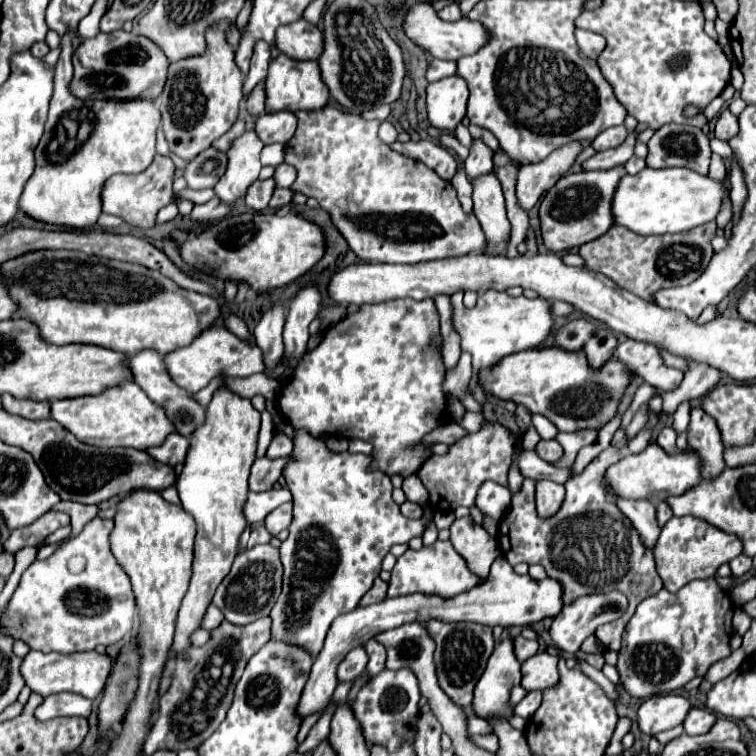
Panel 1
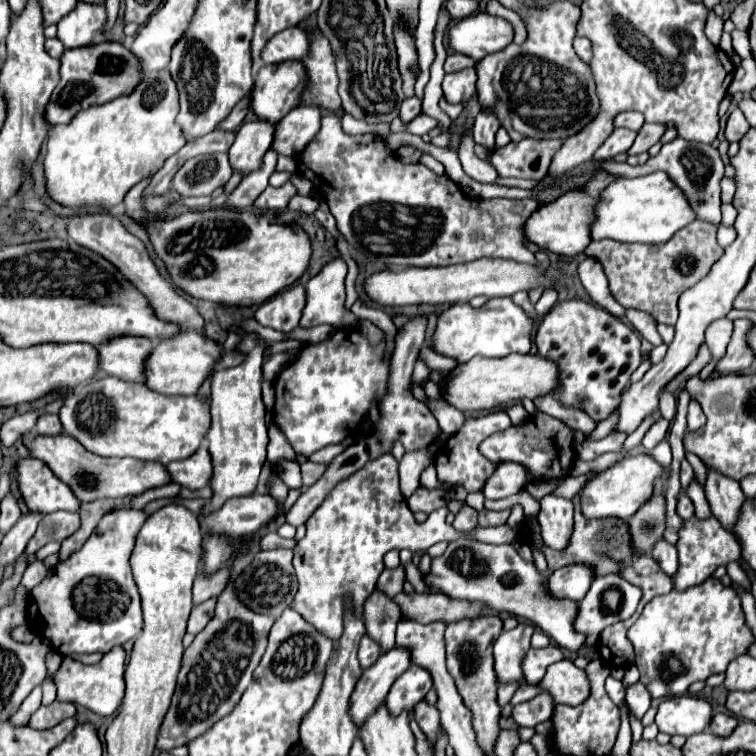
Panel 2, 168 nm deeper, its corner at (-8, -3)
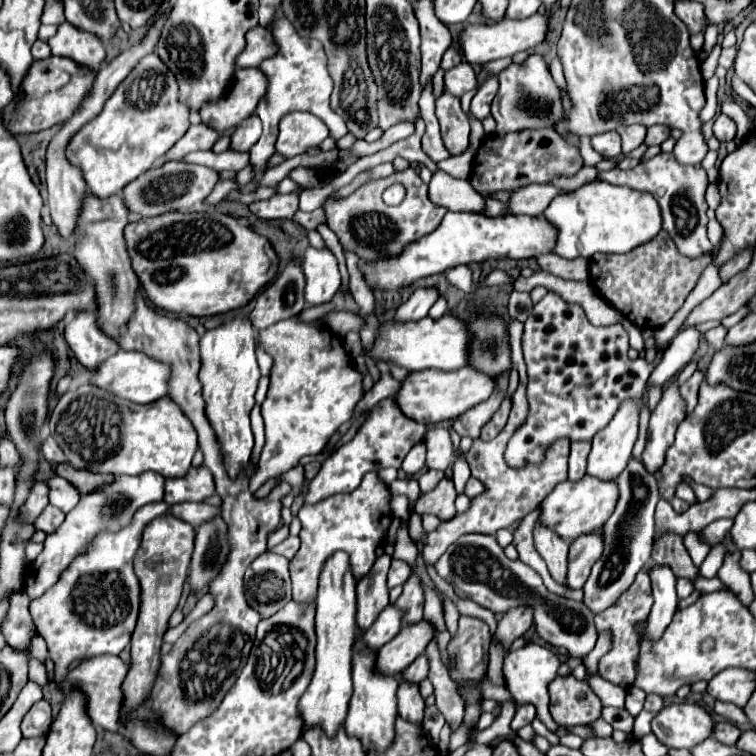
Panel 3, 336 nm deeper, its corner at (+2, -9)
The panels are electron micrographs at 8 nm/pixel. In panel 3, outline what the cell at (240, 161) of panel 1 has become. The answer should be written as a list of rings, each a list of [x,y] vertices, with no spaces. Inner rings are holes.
[[[252,116],[234,130],[230,148],[236,152],[250,152],[250,148],[258,142],[260,134],[262,134],[262,122],[258,116]]]

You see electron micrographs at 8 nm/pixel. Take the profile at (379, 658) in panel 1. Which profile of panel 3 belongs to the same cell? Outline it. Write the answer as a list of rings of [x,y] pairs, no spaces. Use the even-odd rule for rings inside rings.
[[[388,554],[380,556],[372,566],[372,570],[356,586],[356,598],[358,598],[356,622],[360,630],[368,630],[376,622],[380,612],[390,604],[388,586],[386,586],[390,560],[392,558]]]

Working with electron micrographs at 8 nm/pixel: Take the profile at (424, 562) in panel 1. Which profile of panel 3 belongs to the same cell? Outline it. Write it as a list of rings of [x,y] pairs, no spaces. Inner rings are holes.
[[[468,534],[458,538],[444,556],[436,562],[436,572],[440,578],[452,584],[458,598],[470,598],[482,608],[494,614],[506,614],[506,610],[516,606],[528,606],[534,612],[534,626],[538,638],[552,648],[568,648],[572,656],[586,656],[596,644],[594,616],[582,602],[548,592],[540,574],[526,566],[522,560],[506,558],[504,550],[494,536]]]

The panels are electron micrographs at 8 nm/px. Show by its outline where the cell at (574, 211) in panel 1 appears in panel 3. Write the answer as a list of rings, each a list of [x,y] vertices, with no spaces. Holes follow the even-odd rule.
[[[448,212],[440,222],[438,230],[410,244],[402,258],[394,262],[376,262],[374,266],[360,260],[360,270],[372,290],[396,290],[406,284],[412,284],[418,278],[440,274],[446,268],[458,264],[472,264],[480,260],[500,260],[500,258],[536,258],[540,254],[554,252],[558,238],[556,226],[542,216],[502,216],[488,218],[474,212]]]

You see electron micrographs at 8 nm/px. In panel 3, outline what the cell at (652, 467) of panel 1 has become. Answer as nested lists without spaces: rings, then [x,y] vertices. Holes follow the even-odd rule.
[[[584,476],[576,482],[566,480],[562,484],[558,484],[544,500],[542,500],[542,514],[540,514],[540,522],[550,526],[552,530],[556,530],[556,534],[560,534],[566,540],[574,540],[582,534],[590,534],[600,530],[606,520],[614,514],[614,508],[618,504],[618,482],[616,480],[600,480],[600,478],[592,478],[592,476]]]

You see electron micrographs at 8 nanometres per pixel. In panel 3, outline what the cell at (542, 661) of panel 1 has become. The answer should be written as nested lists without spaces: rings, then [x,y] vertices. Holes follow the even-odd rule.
[[[572,674],[556,676],[548,684],[550,714],[558,726],[590,724],[600,718],[600,698],[590,690],[586,680],[576,680]]]

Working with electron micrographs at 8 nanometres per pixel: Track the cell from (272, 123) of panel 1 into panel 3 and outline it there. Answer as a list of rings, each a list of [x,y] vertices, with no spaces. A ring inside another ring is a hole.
[[[294,112],[280,122],[276,152],[284,158],[294,158],[306,152],[306,146],[318,146],[328,136],[330,130],[320,118],[310,112]]]

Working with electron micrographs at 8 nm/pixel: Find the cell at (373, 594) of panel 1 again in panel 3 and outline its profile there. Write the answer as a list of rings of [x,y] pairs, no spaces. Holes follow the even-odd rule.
[[[392,560],[390,572],[388,572],[388,588],[402,586],[410,578],[410,566],[402,560]]]

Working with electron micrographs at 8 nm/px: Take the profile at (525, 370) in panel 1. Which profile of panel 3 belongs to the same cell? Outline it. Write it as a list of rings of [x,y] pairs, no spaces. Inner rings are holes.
[[[462,368],[462,370],[454,370],[454,372],[444,372],[444,370],[420,370],[410,374],[404,382],[402,382],[402,390],[398,392],[396,400],[402,408],[404,414],[408,414],[410,418],[414,418],[416,422],[422,424],[436,424],[442,420],[454,420],[458,418],[458,414],[464,414],[466,410],[474,408],[476,404],[488,400],[494,392],[494,378],[478,368]]]

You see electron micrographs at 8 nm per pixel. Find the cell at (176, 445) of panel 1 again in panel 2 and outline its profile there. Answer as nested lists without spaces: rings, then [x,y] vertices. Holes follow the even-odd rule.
[[[206,446],[198,448],[188,460],[176,460],[166,466],[168,474],[172,476],[172,482],[180,484],[188,490],[200,490],[210,484],[212,480],[212,464],[210,464],[210,452]]]

